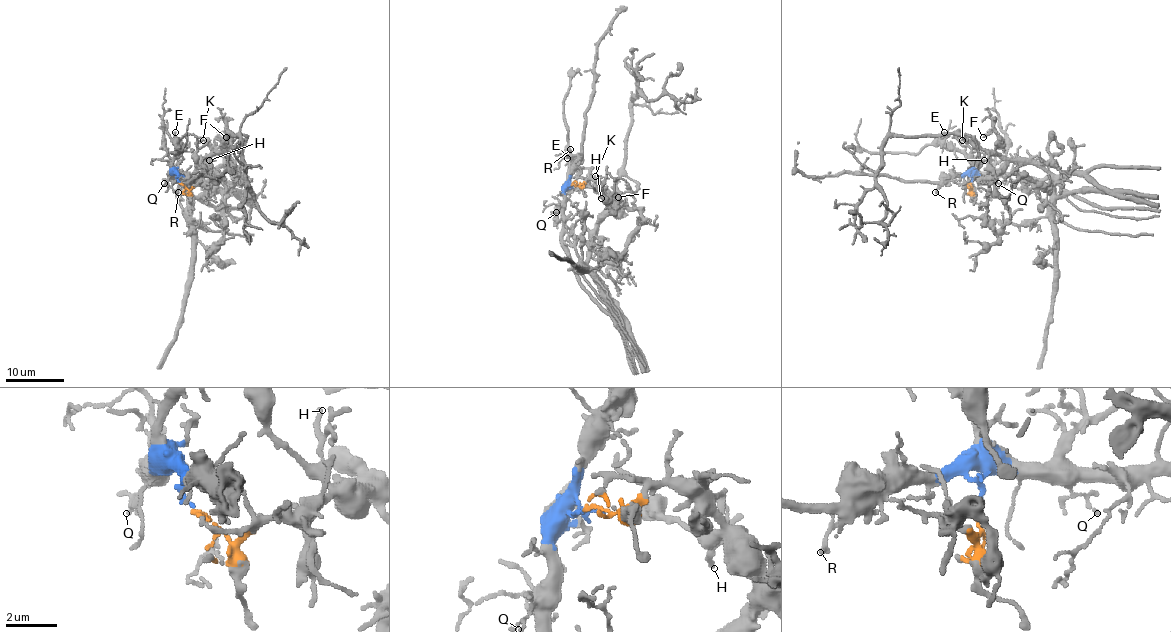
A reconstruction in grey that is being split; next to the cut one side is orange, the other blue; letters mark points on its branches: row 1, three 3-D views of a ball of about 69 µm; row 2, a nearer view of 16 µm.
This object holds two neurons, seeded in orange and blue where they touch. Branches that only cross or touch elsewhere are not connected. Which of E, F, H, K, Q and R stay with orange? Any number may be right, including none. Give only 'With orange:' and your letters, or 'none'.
With orange: F, H, K

